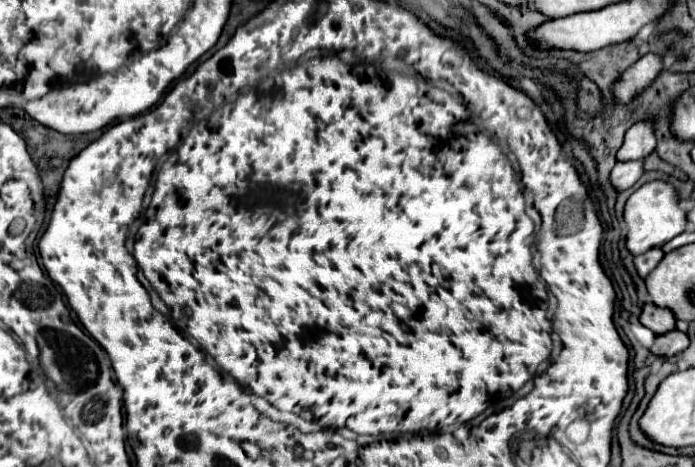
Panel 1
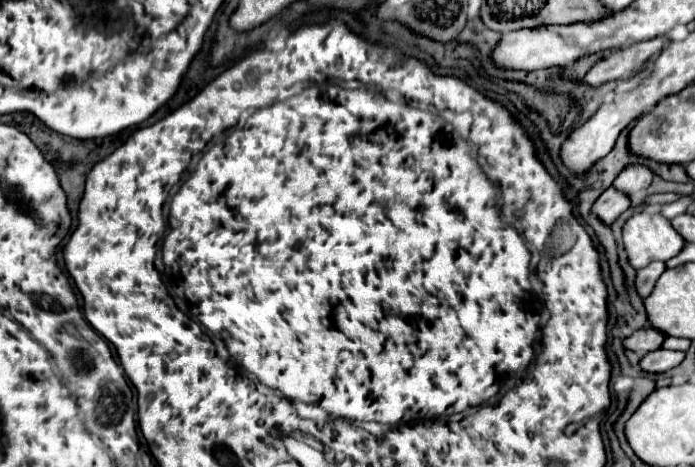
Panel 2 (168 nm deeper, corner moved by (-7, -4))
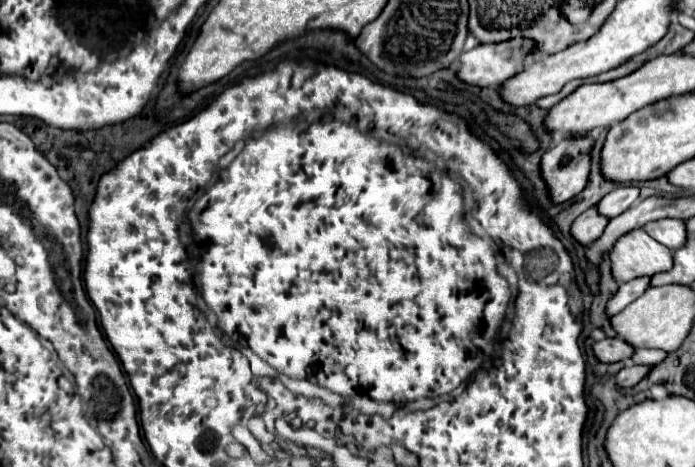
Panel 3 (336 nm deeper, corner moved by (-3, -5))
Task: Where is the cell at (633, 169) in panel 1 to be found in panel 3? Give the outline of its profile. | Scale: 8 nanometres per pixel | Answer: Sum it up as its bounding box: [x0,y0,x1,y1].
[571,206,609,244]

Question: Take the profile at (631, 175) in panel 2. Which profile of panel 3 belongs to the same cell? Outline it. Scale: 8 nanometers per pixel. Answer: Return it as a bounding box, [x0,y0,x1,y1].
[597,186,639,218]

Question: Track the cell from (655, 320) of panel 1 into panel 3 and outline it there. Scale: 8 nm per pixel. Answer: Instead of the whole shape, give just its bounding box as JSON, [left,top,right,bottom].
[593,338,635,362]

